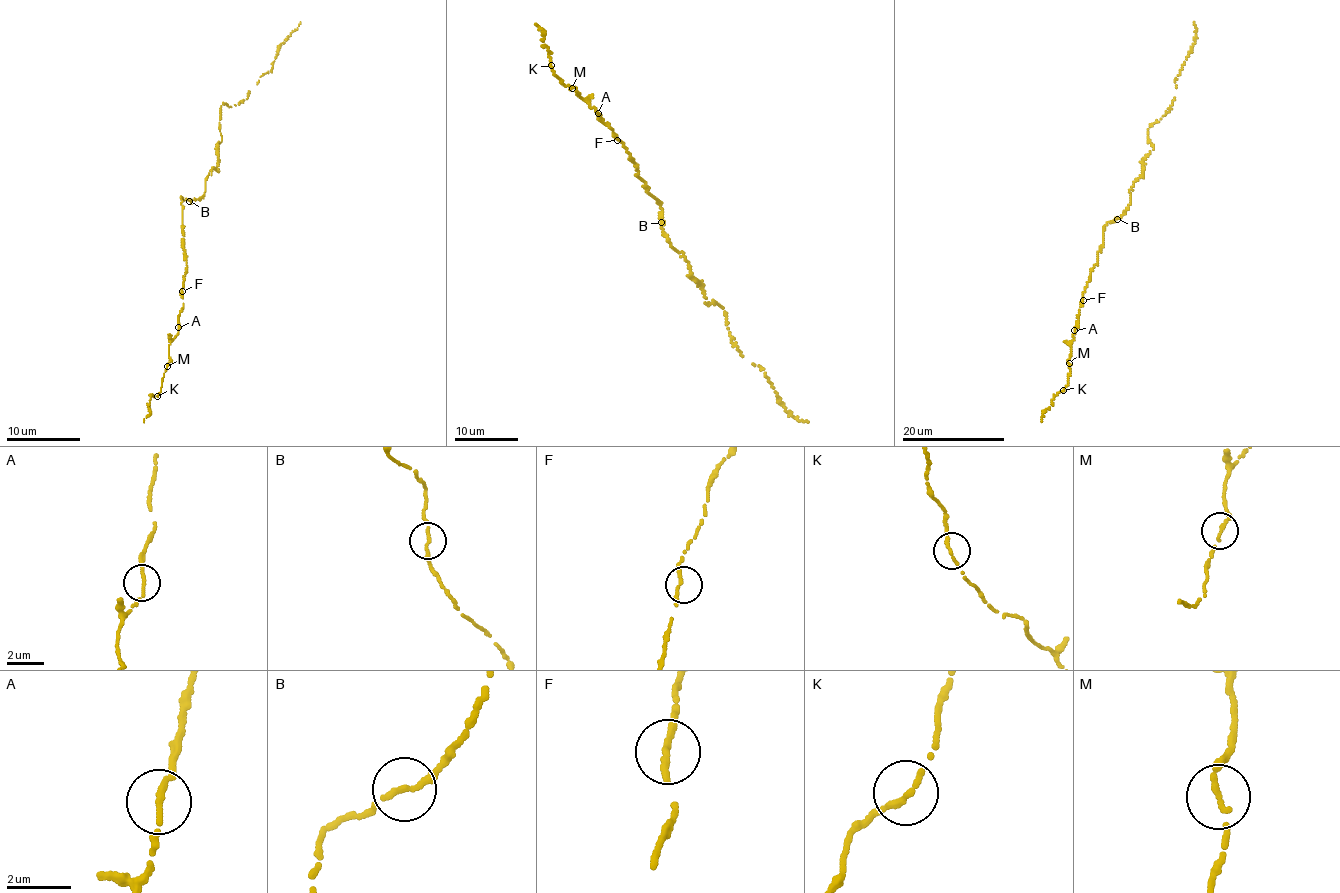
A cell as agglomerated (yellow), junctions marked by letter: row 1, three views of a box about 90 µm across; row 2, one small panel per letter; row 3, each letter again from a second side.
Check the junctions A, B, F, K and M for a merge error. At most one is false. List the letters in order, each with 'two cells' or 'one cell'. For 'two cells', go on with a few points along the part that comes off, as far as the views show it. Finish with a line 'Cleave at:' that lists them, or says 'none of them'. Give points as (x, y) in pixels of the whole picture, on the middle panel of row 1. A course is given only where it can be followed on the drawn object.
A: one cell
B: one cell
F: one cell
K: one cell
M: one cell
Cleave at: none of them

